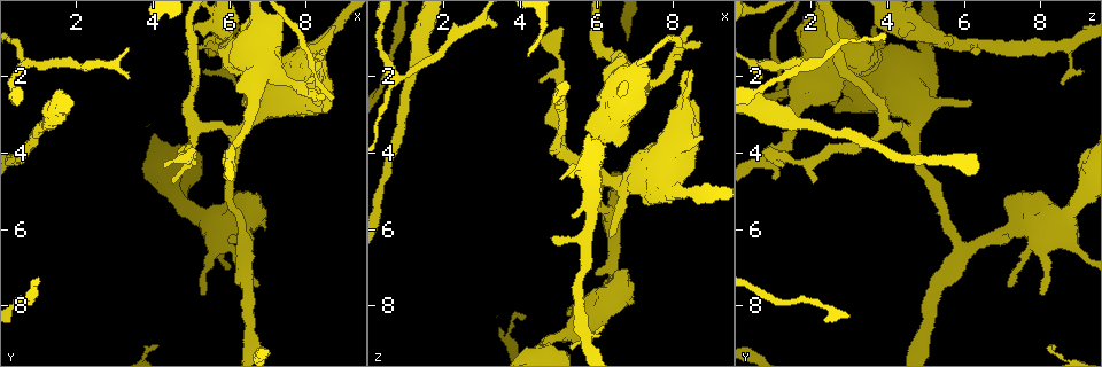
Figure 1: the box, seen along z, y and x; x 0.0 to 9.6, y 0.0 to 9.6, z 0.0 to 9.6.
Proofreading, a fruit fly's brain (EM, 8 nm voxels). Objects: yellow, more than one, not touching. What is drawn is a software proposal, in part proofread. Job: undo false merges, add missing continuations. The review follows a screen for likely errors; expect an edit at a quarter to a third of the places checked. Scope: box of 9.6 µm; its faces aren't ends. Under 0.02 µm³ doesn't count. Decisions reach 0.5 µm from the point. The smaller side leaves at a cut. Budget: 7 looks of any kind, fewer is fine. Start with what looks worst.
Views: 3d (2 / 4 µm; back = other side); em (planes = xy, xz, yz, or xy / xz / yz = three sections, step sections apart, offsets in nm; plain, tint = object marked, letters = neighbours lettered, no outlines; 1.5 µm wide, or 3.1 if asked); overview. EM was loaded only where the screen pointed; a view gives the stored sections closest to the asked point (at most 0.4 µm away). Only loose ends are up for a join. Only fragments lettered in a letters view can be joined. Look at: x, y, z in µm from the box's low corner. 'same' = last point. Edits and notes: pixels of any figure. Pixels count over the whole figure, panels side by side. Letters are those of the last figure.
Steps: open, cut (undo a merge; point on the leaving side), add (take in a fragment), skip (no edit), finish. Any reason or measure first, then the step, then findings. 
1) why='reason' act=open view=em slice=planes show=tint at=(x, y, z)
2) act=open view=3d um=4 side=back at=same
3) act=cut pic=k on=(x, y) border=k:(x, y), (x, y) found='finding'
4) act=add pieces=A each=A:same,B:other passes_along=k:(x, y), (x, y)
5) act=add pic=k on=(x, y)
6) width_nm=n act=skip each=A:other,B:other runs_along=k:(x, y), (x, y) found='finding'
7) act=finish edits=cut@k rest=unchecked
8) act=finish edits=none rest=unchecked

act=open view=3d um=2 at=(8.10, 2.45, 1.35)

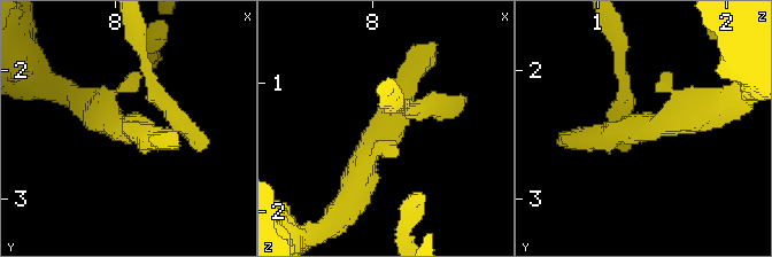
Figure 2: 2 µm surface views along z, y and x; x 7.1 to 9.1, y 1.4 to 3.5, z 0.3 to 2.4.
why='now the EM' act=open view=em slice=xz step=8 show=tint at=(8.10, 2.42, 1.38)

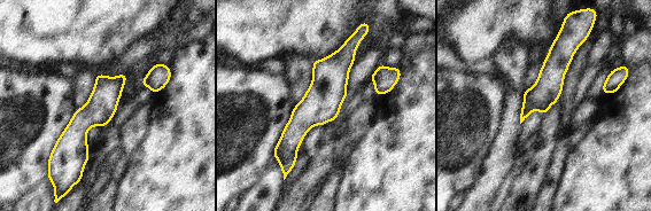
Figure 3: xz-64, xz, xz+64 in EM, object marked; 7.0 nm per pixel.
act=open view=em slice=xy step=8 show=letters at=same

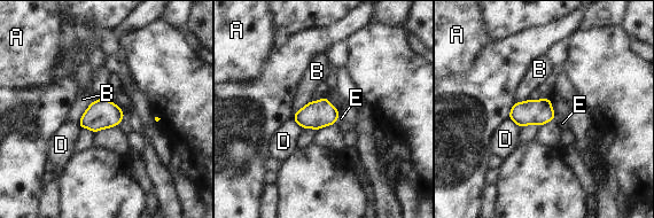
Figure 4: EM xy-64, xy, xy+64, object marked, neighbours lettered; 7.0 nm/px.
width_nm=180 longest_contact=B:190nm act=skip each=A:other,B:other,D:other,E:other found='all the same neuron'

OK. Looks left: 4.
why='an open end' act=open view=3d um=4 at=(5.35, 7.65, 8.05)

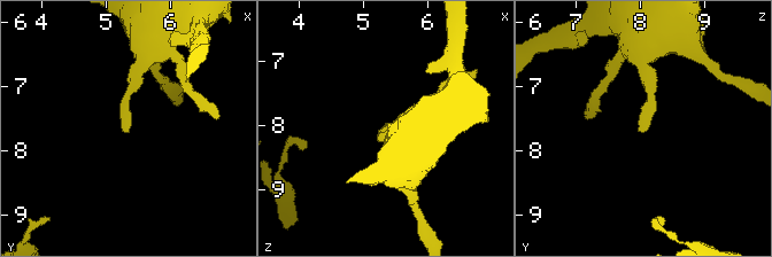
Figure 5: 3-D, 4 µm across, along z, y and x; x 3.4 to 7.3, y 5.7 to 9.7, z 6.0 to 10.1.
act=open view=em slice=yz step=8 show=tint at=(5.35, 7.70, 8.00)

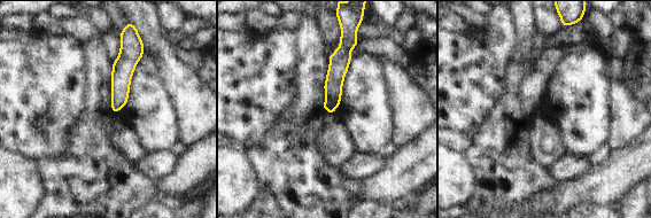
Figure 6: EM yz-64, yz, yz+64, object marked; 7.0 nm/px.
act=open view=em slice=planes show=letters at=same

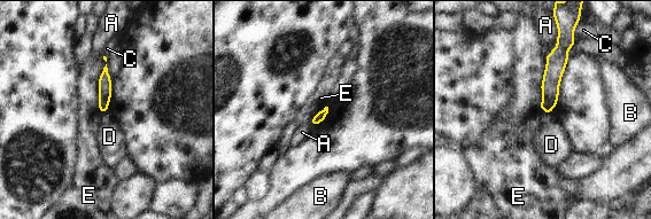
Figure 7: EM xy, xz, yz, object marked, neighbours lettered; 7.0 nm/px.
act=skip each=A:other,B:other,C:other,D:other,E:other runs_along=7:(562, 44), (550, 83), (547, 109) found='none of them fits'

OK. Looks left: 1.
act=finish edits=none rest=unchecked

